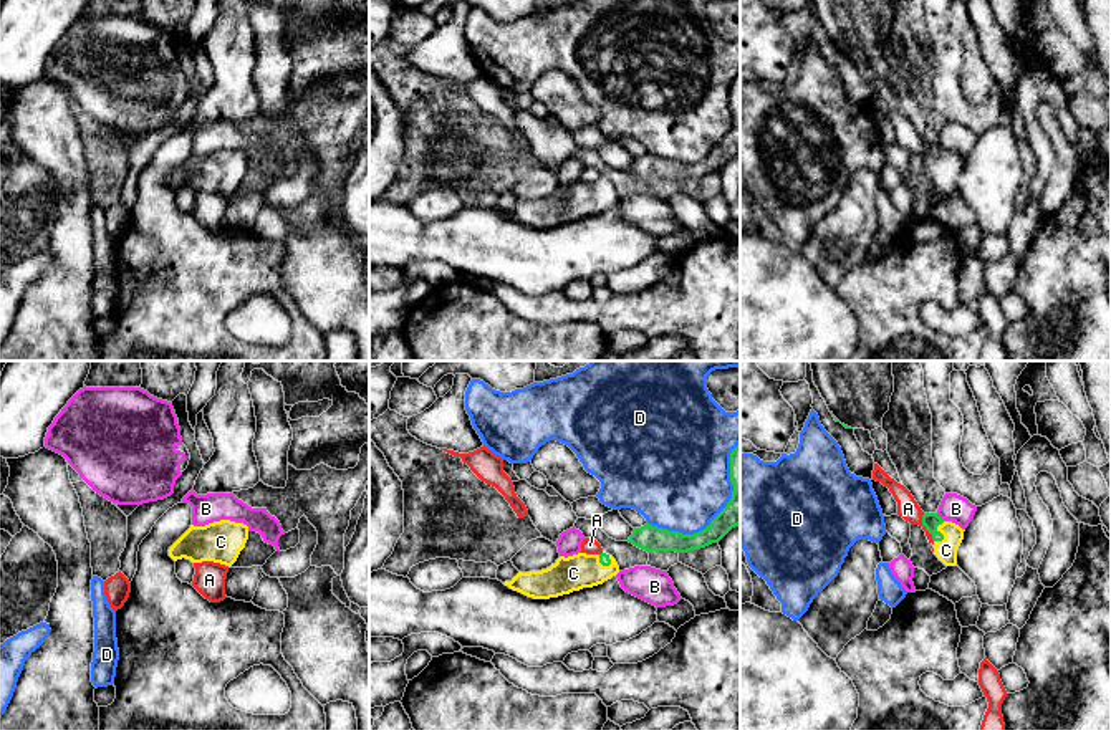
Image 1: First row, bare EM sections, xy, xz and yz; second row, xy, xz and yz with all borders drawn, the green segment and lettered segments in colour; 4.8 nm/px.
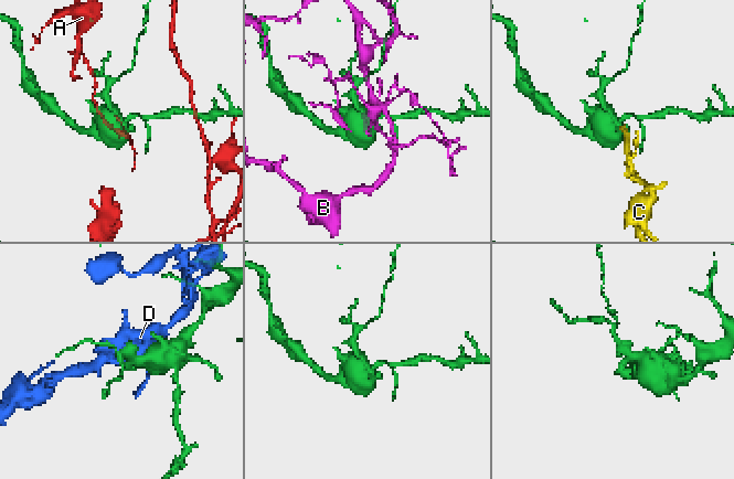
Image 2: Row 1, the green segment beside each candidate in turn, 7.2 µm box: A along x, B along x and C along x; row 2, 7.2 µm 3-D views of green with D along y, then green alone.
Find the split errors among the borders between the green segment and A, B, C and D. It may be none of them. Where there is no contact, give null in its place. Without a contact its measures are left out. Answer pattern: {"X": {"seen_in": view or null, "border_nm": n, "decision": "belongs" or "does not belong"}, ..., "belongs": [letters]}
{"A": {"seen_in": "yz", "border_nm": 150, "decision": "does not belong"}, "B": {"seen_in": "yz", "border_nm": 70, "decision": "does not belong"}, "C": {"seen_in": "yz", "border_nm": 120, "decision": "belongs"}, "D": {"seen_in": "xz", "border_nm": 600, "decision": "does not belong"}, "belongs": ["C"]}

